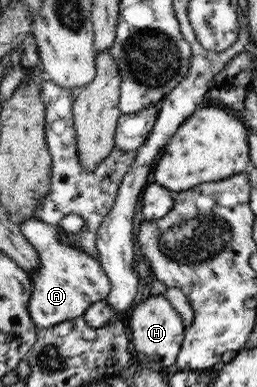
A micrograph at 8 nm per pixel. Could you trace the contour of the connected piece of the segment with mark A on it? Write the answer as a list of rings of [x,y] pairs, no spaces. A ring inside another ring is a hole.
[[[71,213],[63,217],[60,225],[49,225],[37,217],[31,217],[20,224],[21,234],[27,239],[27,242],[35,248],[39,256],[39,269],[30,275],[31,277],[31,301],[29,301],[29,316],[34,324],[40,330],[53,325],[61,324],[62,321],[69,321],[76,317],[83,316],[93,303],[104,301],[110,295],[111,281],[106,271],[102,269],[101,261],[97,261],[79,248],[75,244],[65,244],[65,237],[75,237],[77,234],[85,232],[87,229],[86,221],[80,215]]]

